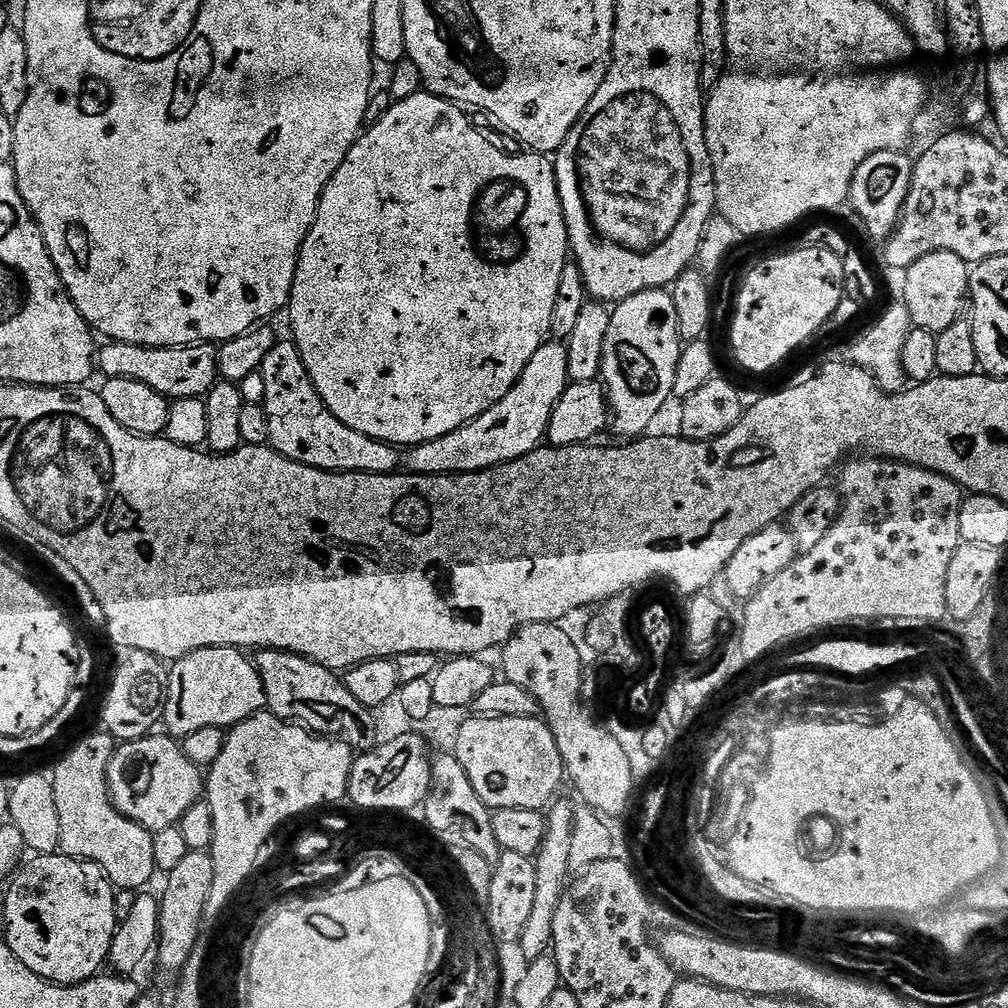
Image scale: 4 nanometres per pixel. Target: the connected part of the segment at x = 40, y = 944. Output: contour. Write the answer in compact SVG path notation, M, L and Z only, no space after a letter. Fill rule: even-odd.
M53 854L51 856L37 855L35 858L32 858L32 861L29 859L12 876L7 887L9 887L8 893L4 896L4 932L8 935L6 937L6 943L8 948L14 950L16 957L27 968L34 970L34 974L38 974L43 980L47 980L49 984L62 984L65 986L70 984L84 984L103 969L100 968L103 964L107 965L109 963L108 955L112 949L112 939L118 927L118 921L116 919L116 892L114 891L114 885L110 883L104 871L96 864L91 864L88 860L76 860L73 856L63 854Z

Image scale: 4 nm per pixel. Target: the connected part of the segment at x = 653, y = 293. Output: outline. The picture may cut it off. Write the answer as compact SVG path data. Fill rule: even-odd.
M655 288L620 301L611 314L600 367L610 405L610 428L620 438L639 438L673 399L674 374L678 374L682 351L678 310L674 310L671 291Z

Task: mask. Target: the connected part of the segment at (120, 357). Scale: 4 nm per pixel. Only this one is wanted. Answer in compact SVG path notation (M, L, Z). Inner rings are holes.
M108 342L99 349L98 368L105 377L130 378L146 382L150 390L167 396L169 401L203 398L218 382L220 357L215 343L189 344L187 348L147 348L137 344Z

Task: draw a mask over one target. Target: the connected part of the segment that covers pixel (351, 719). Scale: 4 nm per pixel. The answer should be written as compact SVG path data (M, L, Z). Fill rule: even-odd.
M277 648L259 649L254 663L266 690L267 711L272 715L307 728L317 736L339 738L360 754L376 747L373 709L362 706L337 673L305 656L280 652Z

